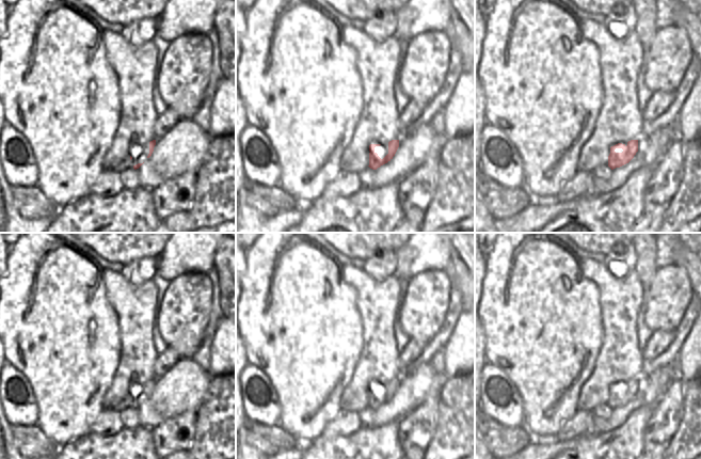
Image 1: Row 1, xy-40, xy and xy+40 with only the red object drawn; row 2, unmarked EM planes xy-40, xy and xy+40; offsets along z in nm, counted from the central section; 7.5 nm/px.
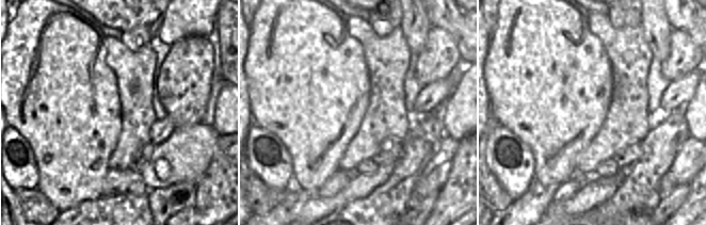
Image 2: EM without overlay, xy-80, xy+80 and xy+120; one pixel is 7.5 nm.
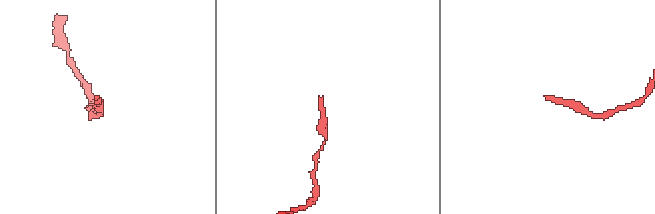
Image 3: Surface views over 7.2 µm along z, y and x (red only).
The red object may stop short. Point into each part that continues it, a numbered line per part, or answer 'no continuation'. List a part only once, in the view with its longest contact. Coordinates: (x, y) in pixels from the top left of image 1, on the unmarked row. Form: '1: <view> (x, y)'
1: xy (382, 390)

